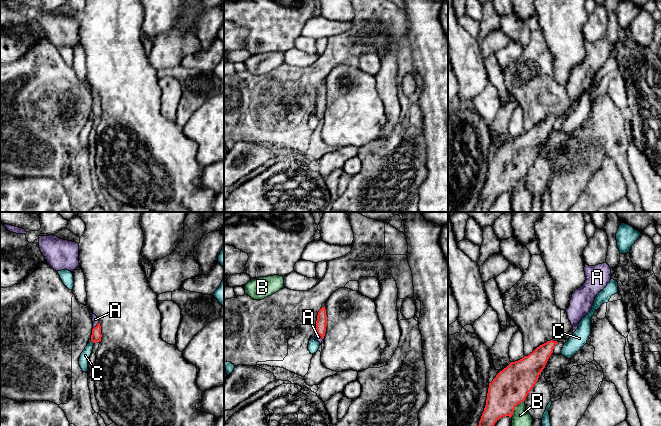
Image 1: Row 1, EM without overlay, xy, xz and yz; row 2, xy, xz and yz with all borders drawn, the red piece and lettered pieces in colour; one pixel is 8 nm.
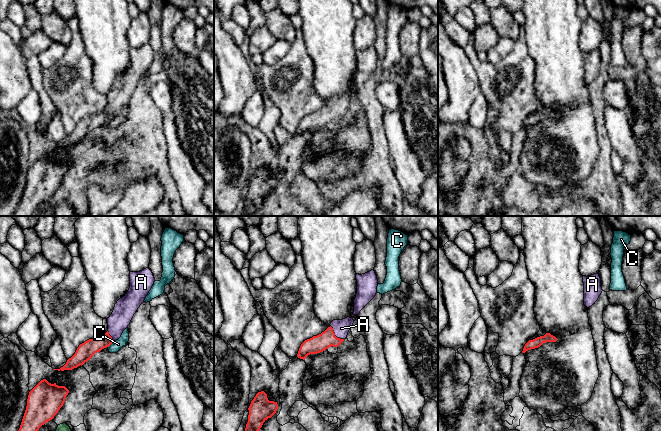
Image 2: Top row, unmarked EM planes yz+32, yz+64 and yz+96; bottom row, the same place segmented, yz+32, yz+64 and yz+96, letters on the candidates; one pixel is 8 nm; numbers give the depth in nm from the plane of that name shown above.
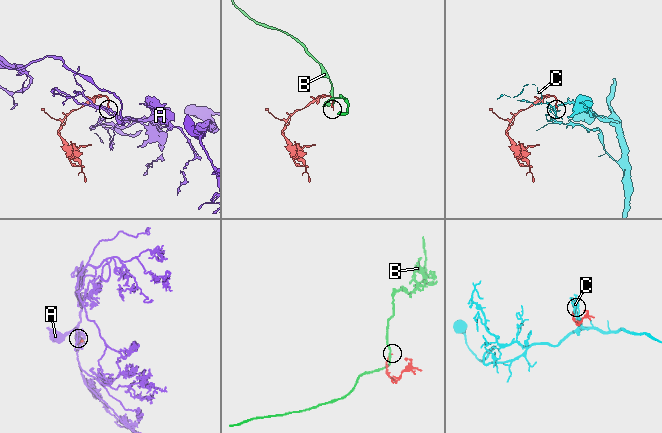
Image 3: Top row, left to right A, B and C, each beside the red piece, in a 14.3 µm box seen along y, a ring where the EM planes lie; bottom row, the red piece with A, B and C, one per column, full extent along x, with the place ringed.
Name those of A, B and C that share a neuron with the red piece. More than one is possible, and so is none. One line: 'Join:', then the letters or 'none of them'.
Join: A

